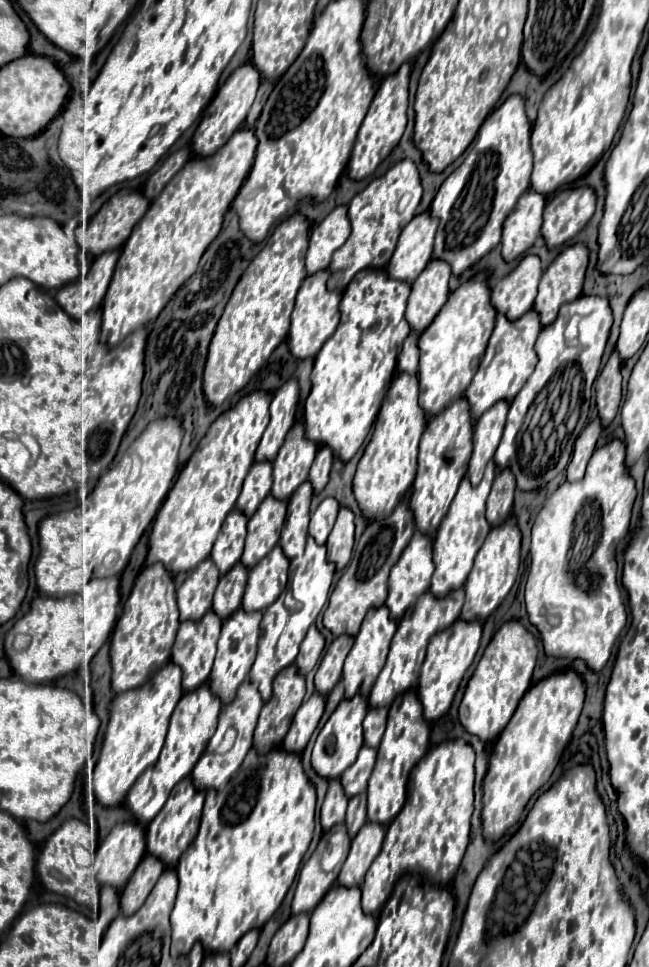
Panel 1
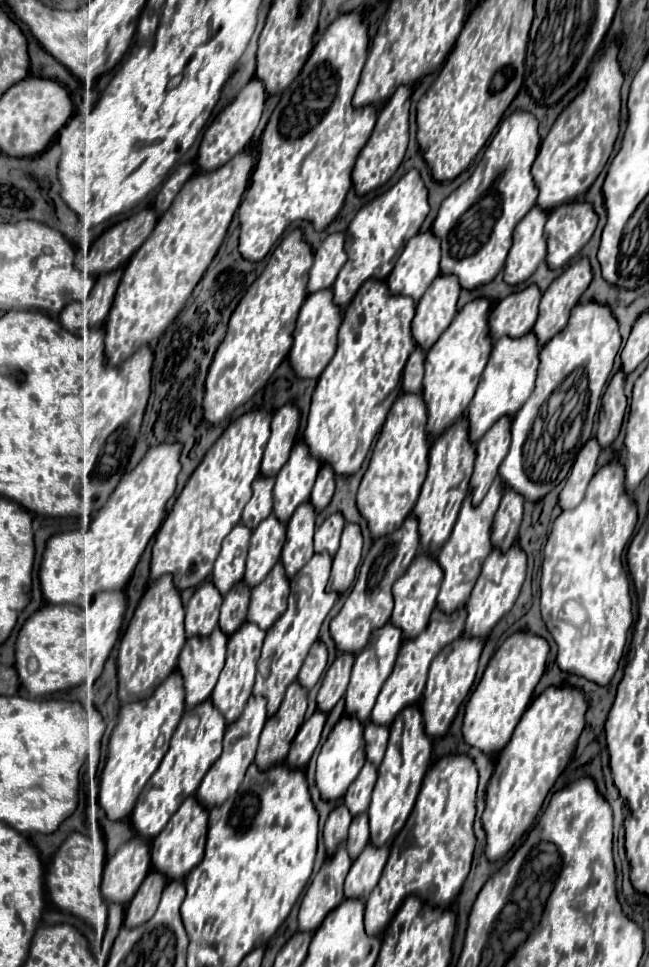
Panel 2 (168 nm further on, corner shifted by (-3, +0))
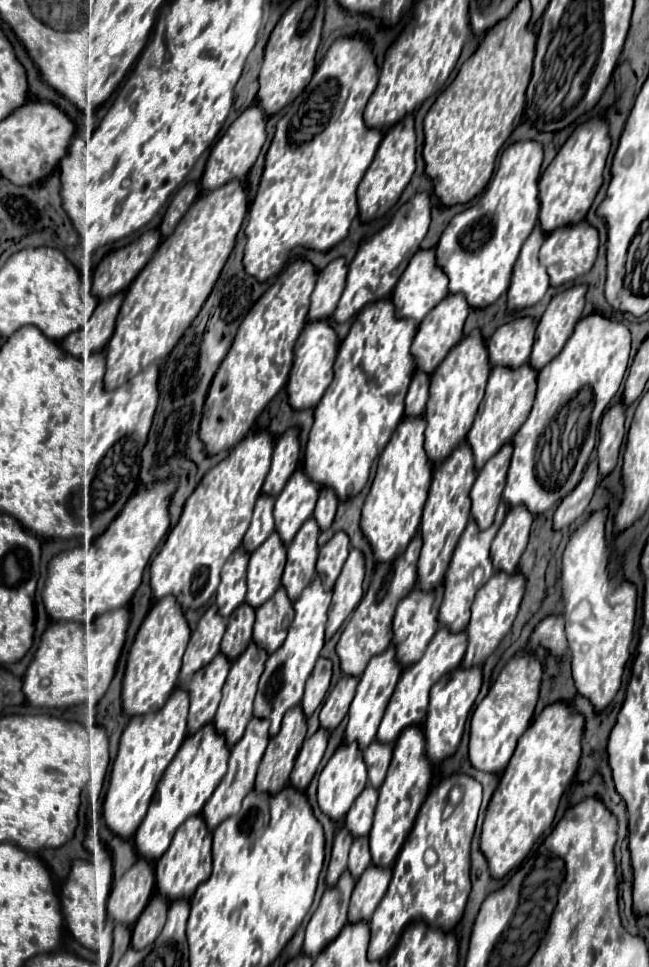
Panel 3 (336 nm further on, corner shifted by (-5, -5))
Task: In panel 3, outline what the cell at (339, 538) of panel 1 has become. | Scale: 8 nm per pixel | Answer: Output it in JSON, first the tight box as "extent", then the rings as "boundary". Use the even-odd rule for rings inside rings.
{"extent":[327,547,365,639],"boundary":[[[355,547],[349,549],[349,557],[343,565],[341,575],[333,587],[333,601],[329,607],[329,623],[327,623],[327,639],[341,627],[341,623],[351,615],[357,603],[363,597],[363,575],[365,575],[365,559],[363,553]]]}

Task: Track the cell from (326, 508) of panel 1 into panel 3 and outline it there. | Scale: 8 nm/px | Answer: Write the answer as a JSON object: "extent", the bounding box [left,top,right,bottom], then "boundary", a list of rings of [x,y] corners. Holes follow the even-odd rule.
{"extent":[317,531,349,589],"boundary":[[[337,531],[319,551],[317,559],[317,573],[323,575],[325,589],[335,585],[335,579],[341,573],[341,567],[349,555],[349,537],[343,531]]]}

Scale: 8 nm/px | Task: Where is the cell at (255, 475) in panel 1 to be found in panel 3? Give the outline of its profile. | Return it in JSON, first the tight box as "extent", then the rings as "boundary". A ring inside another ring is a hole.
{"extent":[243,495,275,551],"boundary":[[[259,495],[255,509],[253,509],[253,519],[251,525],[243,537],[243,547],[245,551],[255,551],[273,531],[273,505],[275,497],[271,495]]]}

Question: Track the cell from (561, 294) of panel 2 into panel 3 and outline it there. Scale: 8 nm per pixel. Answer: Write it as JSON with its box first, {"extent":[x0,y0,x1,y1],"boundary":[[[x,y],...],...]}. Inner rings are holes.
{"extent":[529,285,587,371],"boundary":[[[573,285],[551,299],[537,325],[535,345],[529,359],[533,369],[539,371],[563,349],[565,341],[573,333],[575,323],[581,319],[585,293],[587,285]]]}

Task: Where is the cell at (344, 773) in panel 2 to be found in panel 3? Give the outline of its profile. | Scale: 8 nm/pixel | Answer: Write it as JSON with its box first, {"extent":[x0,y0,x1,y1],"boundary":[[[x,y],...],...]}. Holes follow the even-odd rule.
{"extent":[317,743,367,821],"boundary":[[[343,743],[337,747],[333,757],[327,761],[319,775],[319,789],[317,789],[317,799],[319,807],[325,815],[329,815],[333,821],[339,821],[347,815],[349,807],[353,805],[355,797],[365,789],[367,785],[367,767],[361,755],[361,749],[357,743]]]}

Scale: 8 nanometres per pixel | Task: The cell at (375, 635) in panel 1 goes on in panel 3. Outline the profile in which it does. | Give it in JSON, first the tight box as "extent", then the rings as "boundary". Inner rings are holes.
{"extent":[345,645,401,749],"boundary":[[[389,645],[383,653],[375,655],[369,661],[363,675],[359,677],[357,693],[355,693],[355,697],[351,701],[351,707],[349,707],[349,723],[347,723],[347,731],[345,731],[345,741],[347,743],[357,741],[359,749],[365,749],[371,741],[375,741],[375,733],[377,733],[377,727],[381,723],[381,715],[383,715],[383,711],[389,703],[389,697],[395,689],[395,683],[397,683],[399,675],[401,675],[401,665],[397,663],[393,645]]]}

